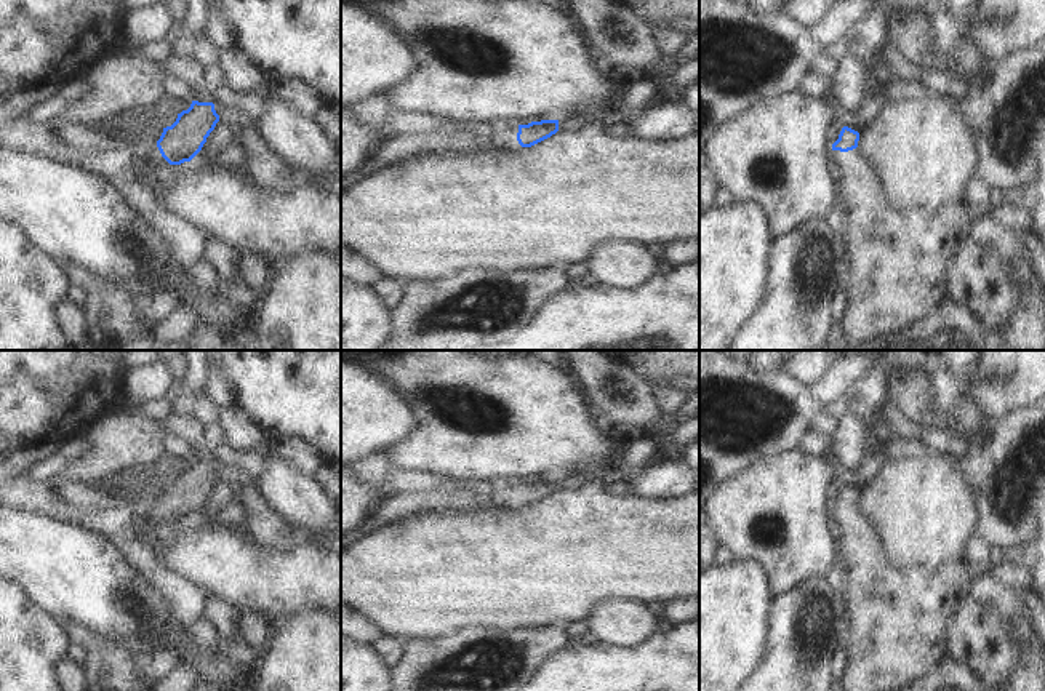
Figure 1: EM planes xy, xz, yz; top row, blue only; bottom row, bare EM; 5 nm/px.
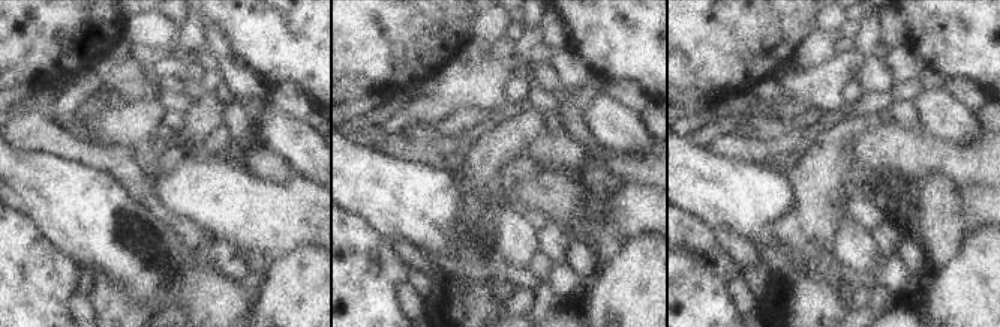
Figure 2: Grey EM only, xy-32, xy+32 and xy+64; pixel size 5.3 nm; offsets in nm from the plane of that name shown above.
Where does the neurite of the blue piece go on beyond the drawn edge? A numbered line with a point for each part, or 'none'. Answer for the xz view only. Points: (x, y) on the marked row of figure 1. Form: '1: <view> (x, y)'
1: xz (504, 136)

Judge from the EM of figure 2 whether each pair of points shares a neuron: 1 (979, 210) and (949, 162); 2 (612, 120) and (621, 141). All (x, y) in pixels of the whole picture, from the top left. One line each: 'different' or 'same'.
1: different
2: same

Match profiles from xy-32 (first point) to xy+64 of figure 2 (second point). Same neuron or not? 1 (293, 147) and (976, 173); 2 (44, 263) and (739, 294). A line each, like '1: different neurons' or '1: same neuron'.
1: different neurons
2: different neurons

